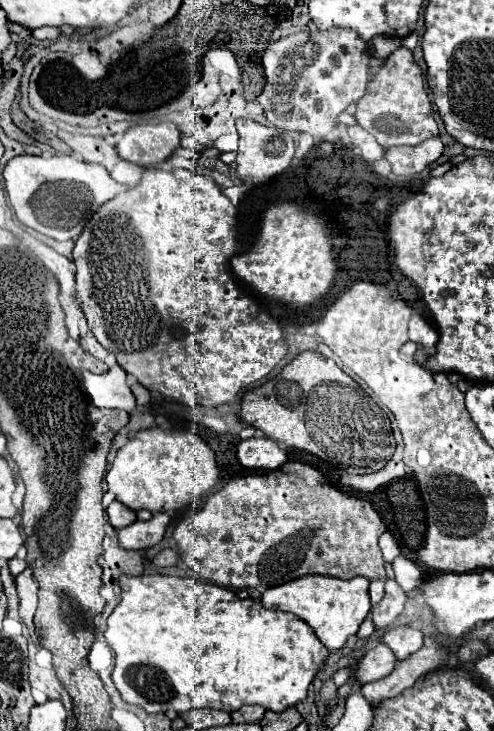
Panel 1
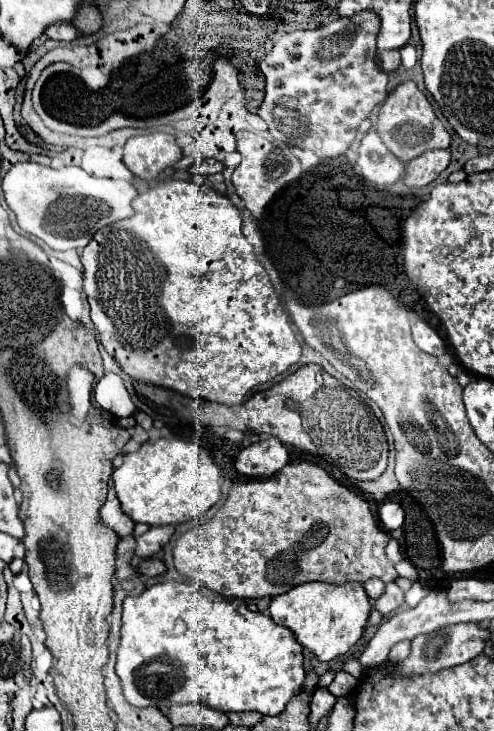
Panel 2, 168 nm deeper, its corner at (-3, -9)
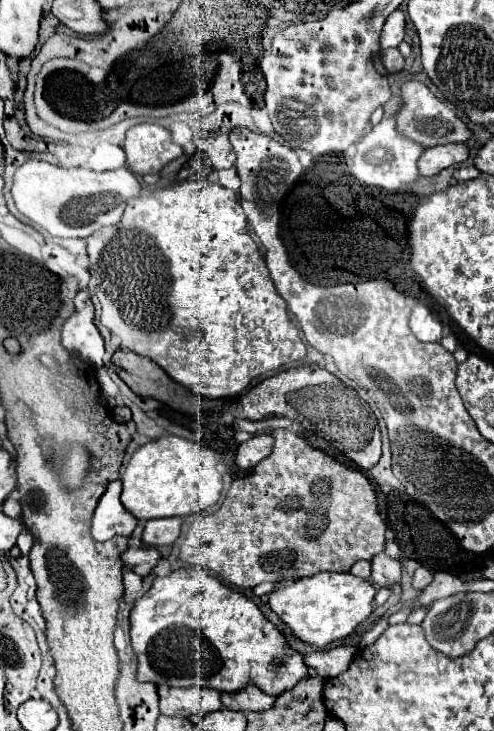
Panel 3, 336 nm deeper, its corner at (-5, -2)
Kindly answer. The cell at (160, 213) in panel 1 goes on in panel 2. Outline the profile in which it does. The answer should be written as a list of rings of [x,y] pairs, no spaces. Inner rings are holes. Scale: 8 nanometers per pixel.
[[[164,180],[148,188],[144,194],[140,194],[134,200],[134,216],[126,220],[118,220],[114,224],[108,224],[106,228],[98,230],[90,244],[82,250],[80,262],[84,266],[84,292],[88,296],[88,304],[92,308],[92,322],[98,332],[100,344],[106,348],[106,352],[120,364],[120,368],[134,378],[136,382],[142,384],[152,384],[152,386],[162,386],[186,396],[202,398],[208,402],[218,402],[218,404],[240,404],[254,386],[264,384],[284,370],[288,370],[292,364],[300,360],[300,344],[290,330],[290,324],[286,320],[286,314],[278,308],[278,294],[264,270],[264,266],[258,262],[254,254],[254,246],[244,238],[242,234],[242,216],[238,208],[220,192],[188,182],[188,180]]]

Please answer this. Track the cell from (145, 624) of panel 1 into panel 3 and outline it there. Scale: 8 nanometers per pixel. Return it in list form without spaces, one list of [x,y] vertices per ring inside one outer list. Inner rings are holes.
[[[182,567],[172,571],[168,577],[156,577],[154,585],[150,587],[148,593],[144,593],[136,603],[134,609],[130,613],[130,637],[132,637],[132,647],[134,653],[138,657],[138,681],[152,681],[156,685],[166,685],[166,687],[192,687],[192,685],[200,685],[200,687],[212,687],[218,691],[236,691],[242,689],[248,683],[256,683],[260,689],[264,689],[268,695],[280,695],[282,691],[290,689],[292,685],[296,685],[300,679],[304,679],[308,675],[308,669],[302,661],[302,655],[296,653],[294,649],[286,647],[286,639],[284,635],[262,615],[262,611],[256,607],[256,603],[252,599],[248,599],[246,595],[242,595],[238,589],[222,583],[220,579],[216,579],[214,575],[210,575],[208,571],[204,571],[202,567]],[[274,659],[282,659],[280,665],[274,663]]]

